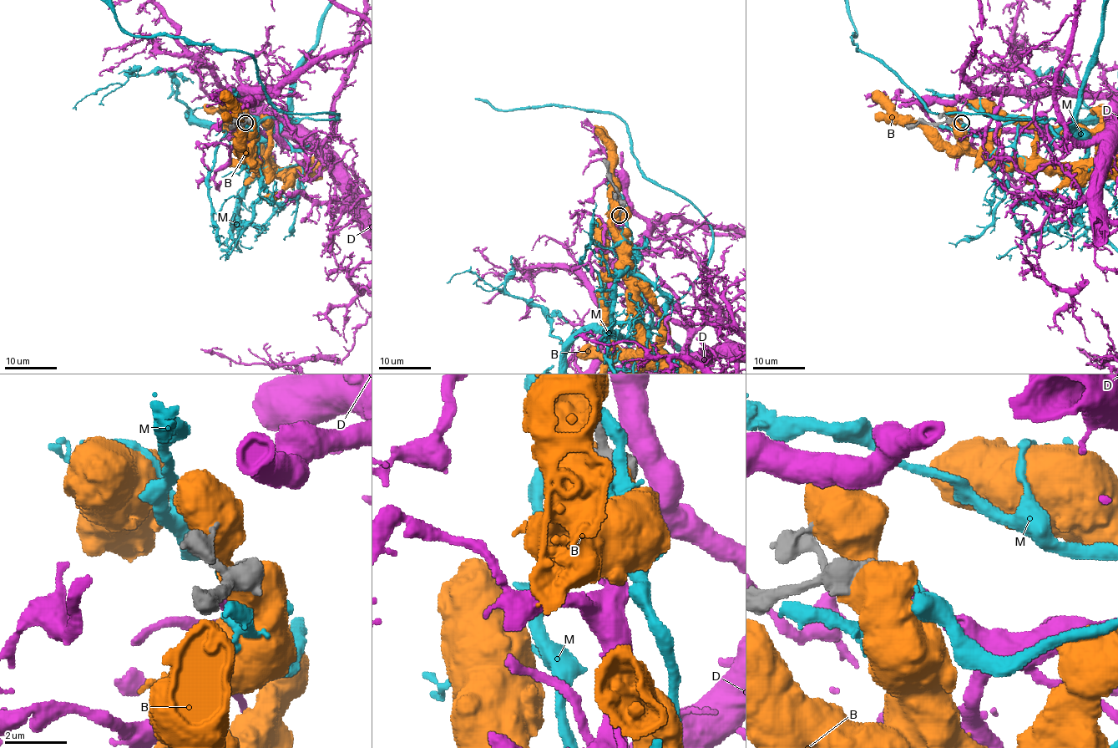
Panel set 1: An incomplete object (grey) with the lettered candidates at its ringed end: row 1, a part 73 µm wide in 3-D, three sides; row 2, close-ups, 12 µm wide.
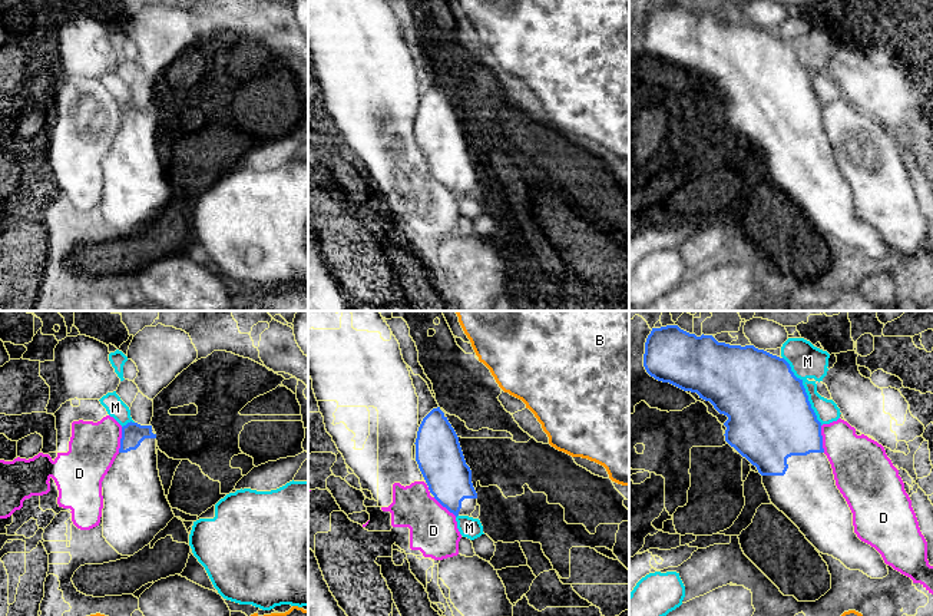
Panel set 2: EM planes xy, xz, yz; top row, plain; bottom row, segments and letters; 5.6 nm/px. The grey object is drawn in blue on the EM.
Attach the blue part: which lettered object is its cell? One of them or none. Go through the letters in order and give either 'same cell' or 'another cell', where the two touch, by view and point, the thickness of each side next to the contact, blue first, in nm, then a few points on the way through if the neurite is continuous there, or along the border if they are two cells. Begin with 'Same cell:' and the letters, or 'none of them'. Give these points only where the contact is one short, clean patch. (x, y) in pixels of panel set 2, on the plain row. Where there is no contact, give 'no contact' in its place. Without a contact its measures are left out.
Same cell: none of them
B: another cell; no contact
D: another cell; meets blue in yz at (821, 118); 380 nm thick on the blue side, 300 nm on the other; border along yz (820, 105), (824, 131)
M: another cell; meets blue in yz at (804, 70); 480 nm thick on the blue side, 190 nm on the other

